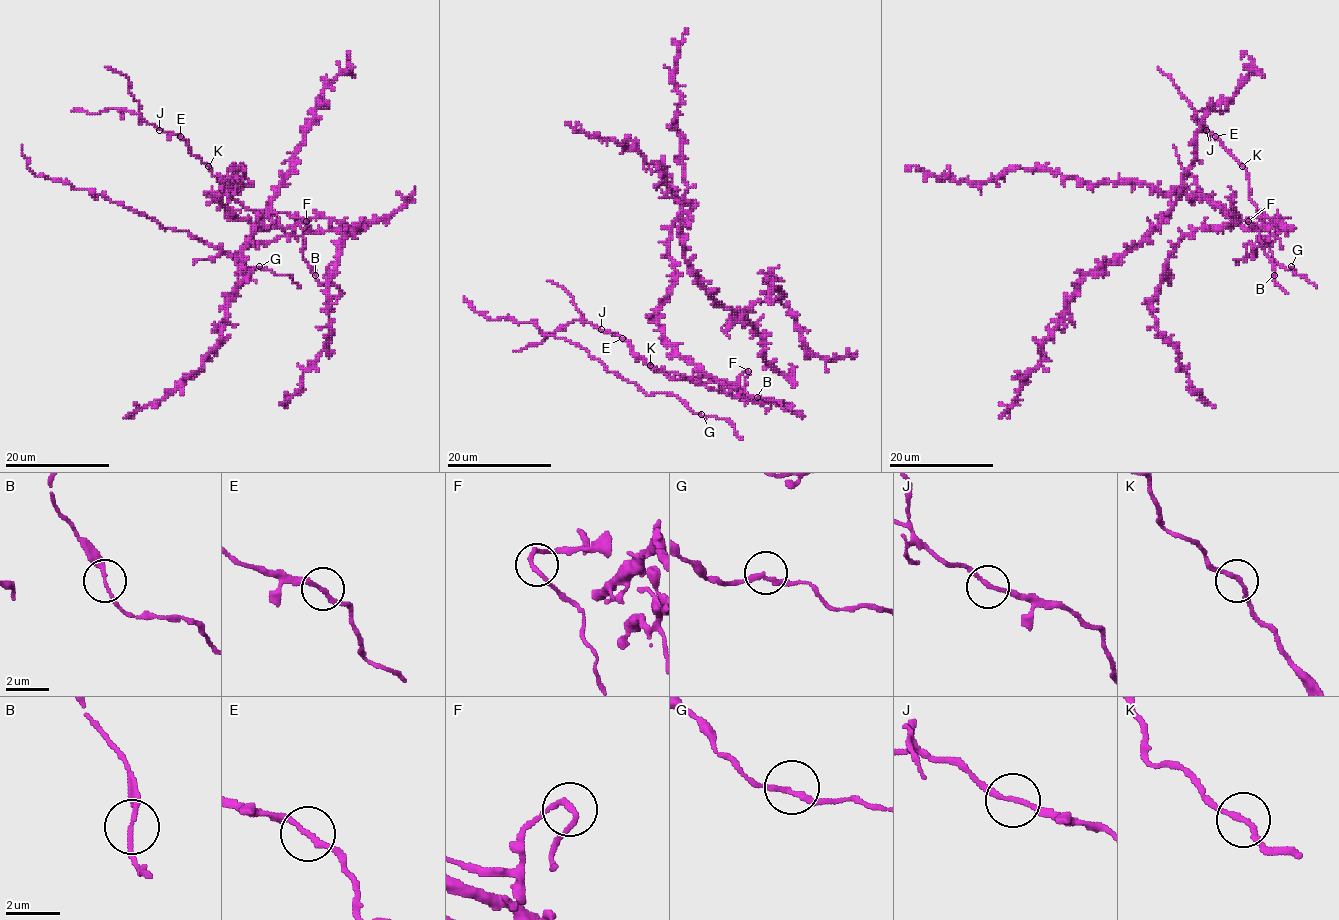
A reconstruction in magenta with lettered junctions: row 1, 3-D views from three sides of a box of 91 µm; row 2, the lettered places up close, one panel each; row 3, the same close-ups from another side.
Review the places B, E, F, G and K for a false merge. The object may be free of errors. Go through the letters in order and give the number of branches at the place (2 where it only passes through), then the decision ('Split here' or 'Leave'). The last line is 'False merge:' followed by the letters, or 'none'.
B: Branches: 2. Leave
E: Branches: 2. Leave
F: Branches: 2. Leave
G: Branches: 2. Leave
K: Branches: 2. Leave
False merge: none

